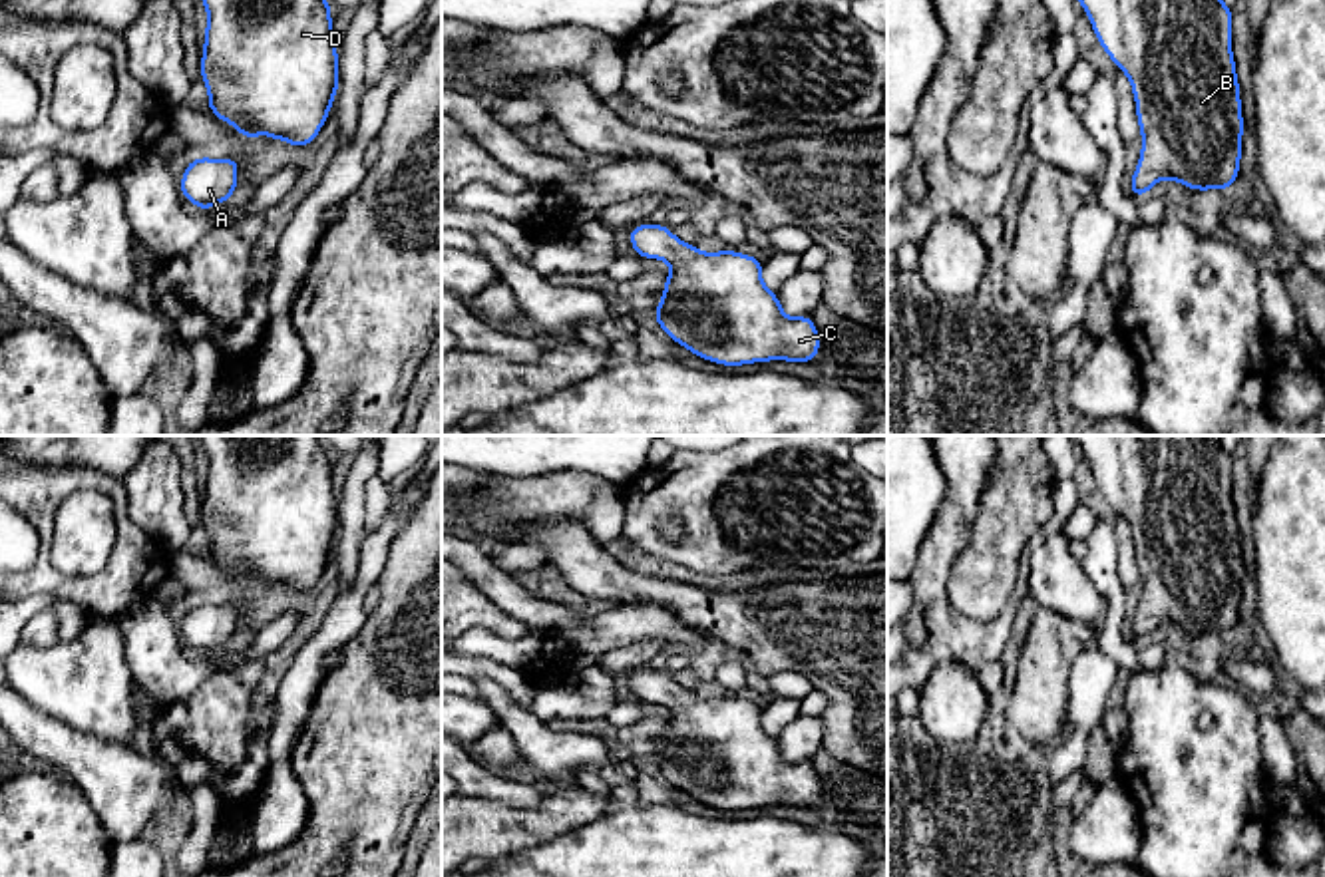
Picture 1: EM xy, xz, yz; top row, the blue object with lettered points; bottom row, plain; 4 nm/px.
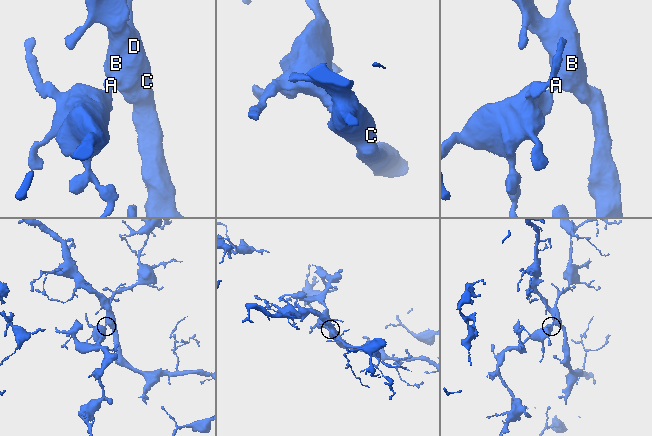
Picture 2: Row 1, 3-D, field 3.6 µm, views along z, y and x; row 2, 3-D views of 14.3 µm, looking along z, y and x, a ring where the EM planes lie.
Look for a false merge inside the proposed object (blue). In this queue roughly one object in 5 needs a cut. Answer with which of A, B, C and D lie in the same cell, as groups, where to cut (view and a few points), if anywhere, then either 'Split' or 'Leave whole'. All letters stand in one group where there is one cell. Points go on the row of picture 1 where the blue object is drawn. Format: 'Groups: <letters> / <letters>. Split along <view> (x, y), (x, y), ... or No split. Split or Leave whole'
Groups: A B C D. No split. Leave whole

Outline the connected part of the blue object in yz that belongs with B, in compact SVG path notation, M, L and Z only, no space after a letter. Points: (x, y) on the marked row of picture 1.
M1080 0L1098 44L1132 82L1142 151L1128 185L1138 199L1162 179L1228 191L1239 175L1241 99L1231 54L1233 12L1222 0Z

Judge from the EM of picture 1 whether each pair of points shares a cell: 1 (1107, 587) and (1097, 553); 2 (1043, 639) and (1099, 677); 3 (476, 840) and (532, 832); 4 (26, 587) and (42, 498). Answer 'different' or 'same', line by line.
1: same
2: different
3: same
4: same

